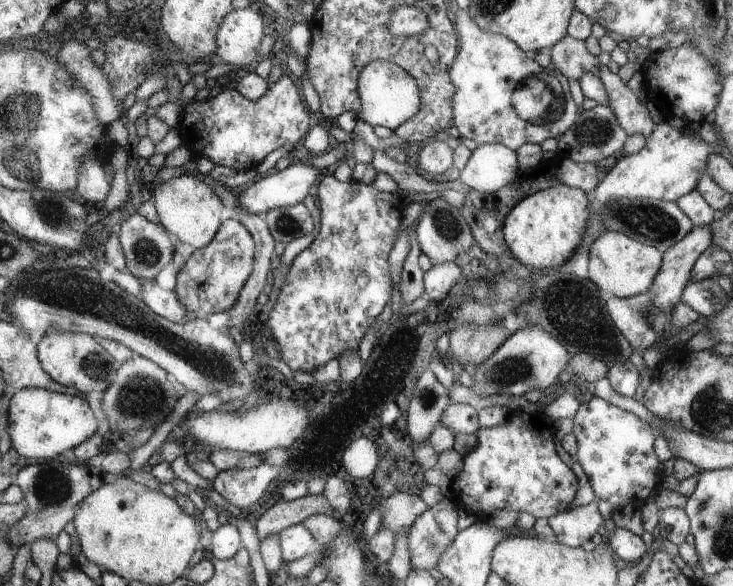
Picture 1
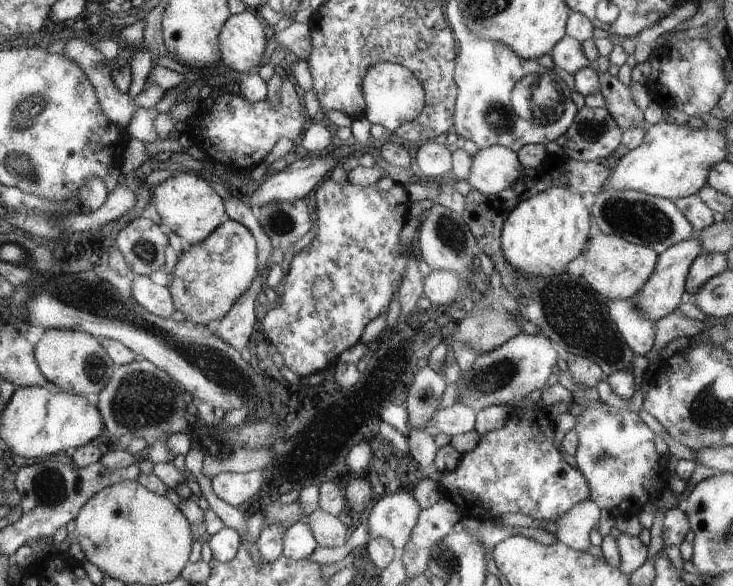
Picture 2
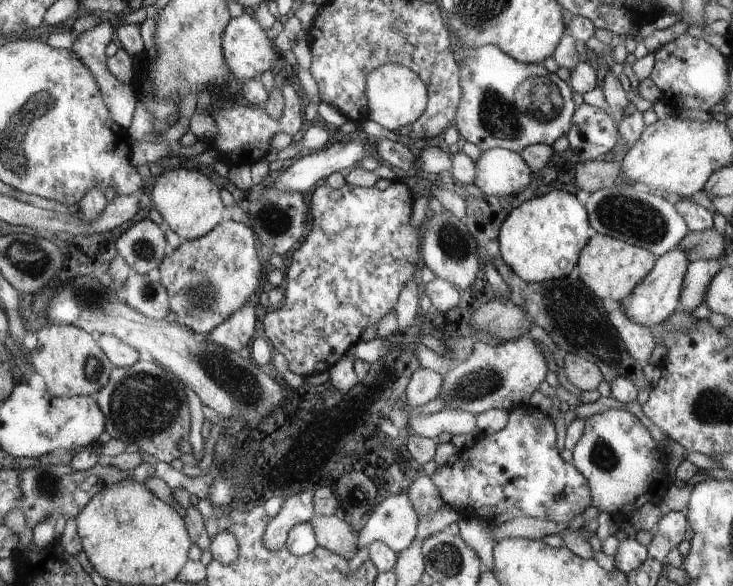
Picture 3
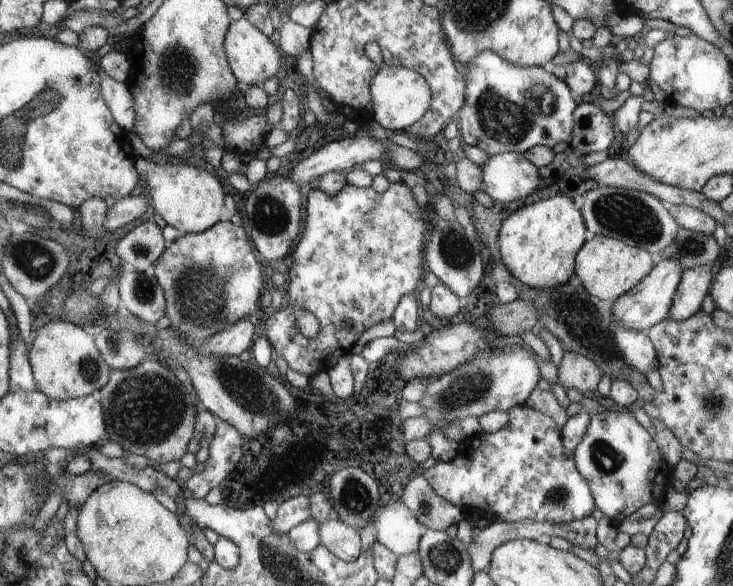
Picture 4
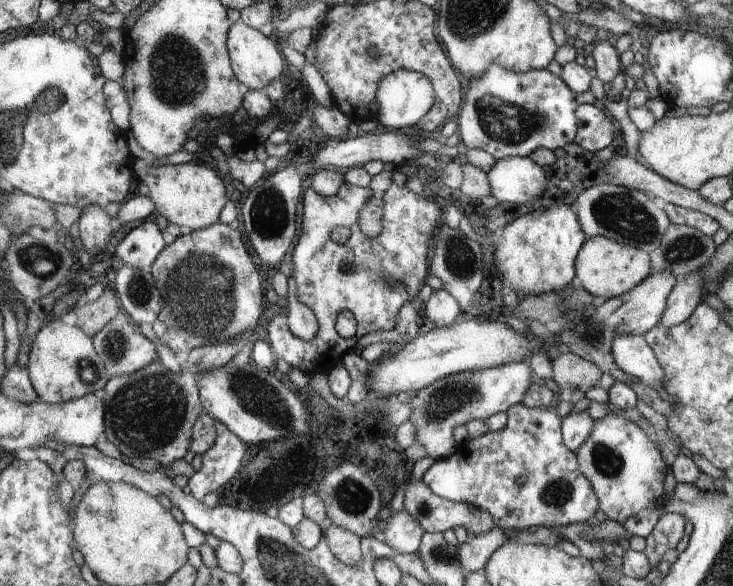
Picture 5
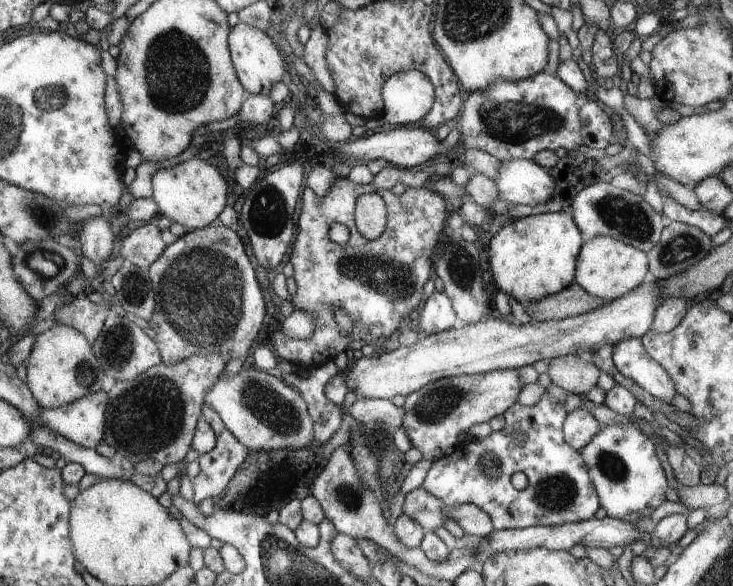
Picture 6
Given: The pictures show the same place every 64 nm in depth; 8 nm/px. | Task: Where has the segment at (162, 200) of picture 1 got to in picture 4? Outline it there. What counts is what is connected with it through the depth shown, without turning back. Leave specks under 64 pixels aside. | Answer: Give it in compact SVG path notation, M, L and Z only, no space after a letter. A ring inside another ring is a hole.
M143 158L136 160L136 169L140 176L145 177L143 186L155 212L183 235L208 231L221 221L220 210L224 206L224 190L218 178L214 178L210 172L189 165L188 162L158 165Z

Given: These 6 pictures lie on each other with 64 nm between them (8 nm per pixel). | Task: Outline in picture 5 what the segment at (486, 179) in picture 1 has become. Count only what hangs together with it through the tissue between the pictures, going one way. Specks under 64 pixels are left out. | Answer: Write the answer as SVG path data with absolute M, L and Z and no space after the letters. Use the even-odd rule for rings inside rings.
M530 157L496 160L487 176L491 195L501 203L532 204L536 198L542 198L548 184L543 168Z

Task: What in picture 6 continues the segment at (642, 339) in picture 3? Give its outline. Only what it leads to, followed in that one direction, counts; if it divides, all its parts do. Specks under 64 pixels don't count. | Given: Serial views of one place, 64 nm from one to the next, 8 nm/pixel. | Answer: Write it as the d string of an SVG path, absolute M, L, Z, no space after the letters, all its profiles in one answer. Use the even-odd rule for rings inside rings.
M641 337L614 344L611 359L622 376L634 380L654 398L672 404L677 393L674 382L666 369L646 352Z

